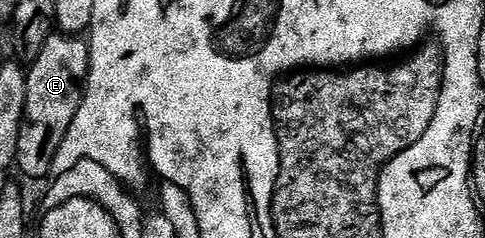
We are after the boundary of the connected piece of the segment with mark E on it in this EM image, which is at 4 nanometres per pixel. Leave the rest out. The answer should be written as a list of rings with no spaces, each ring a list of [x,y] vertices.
[[[52,34],[44,42],[40,54],[28,66],[26,81],[28,82],[28,102],[24,102],[24,118],[20,126],[20,142],[18,143],[17,171],[22,171],[30,180],[45,181],[50,176],[56,154],[72,126],[72,118],[76,118],[76,110],[80,110],[82,94],[86,86],[86,75],[90,73],[90,46],[85,39],[77,36]]]

